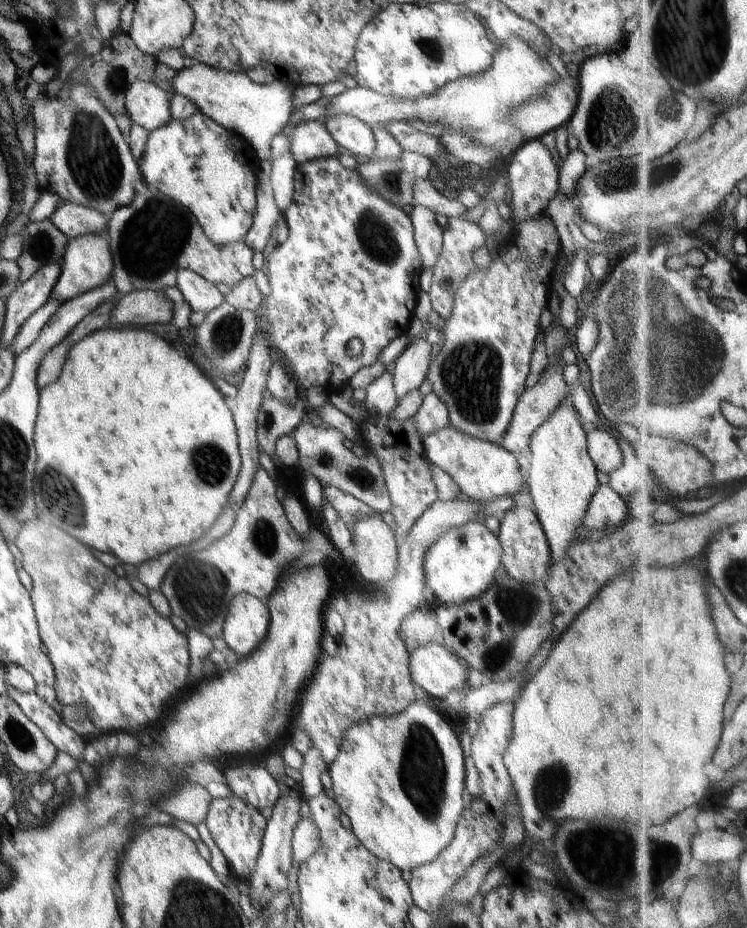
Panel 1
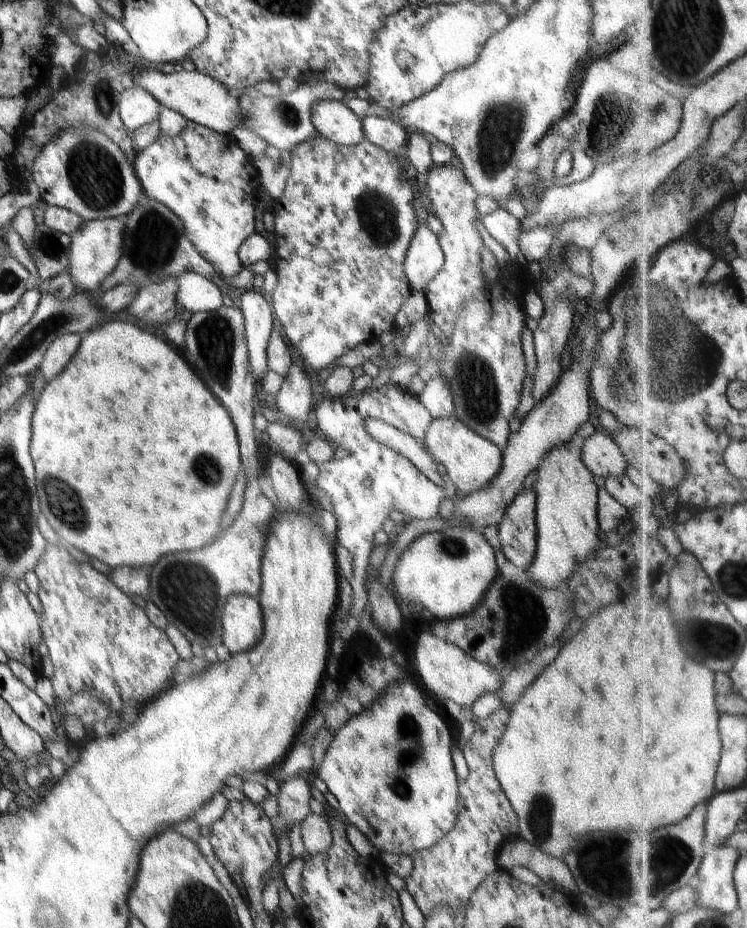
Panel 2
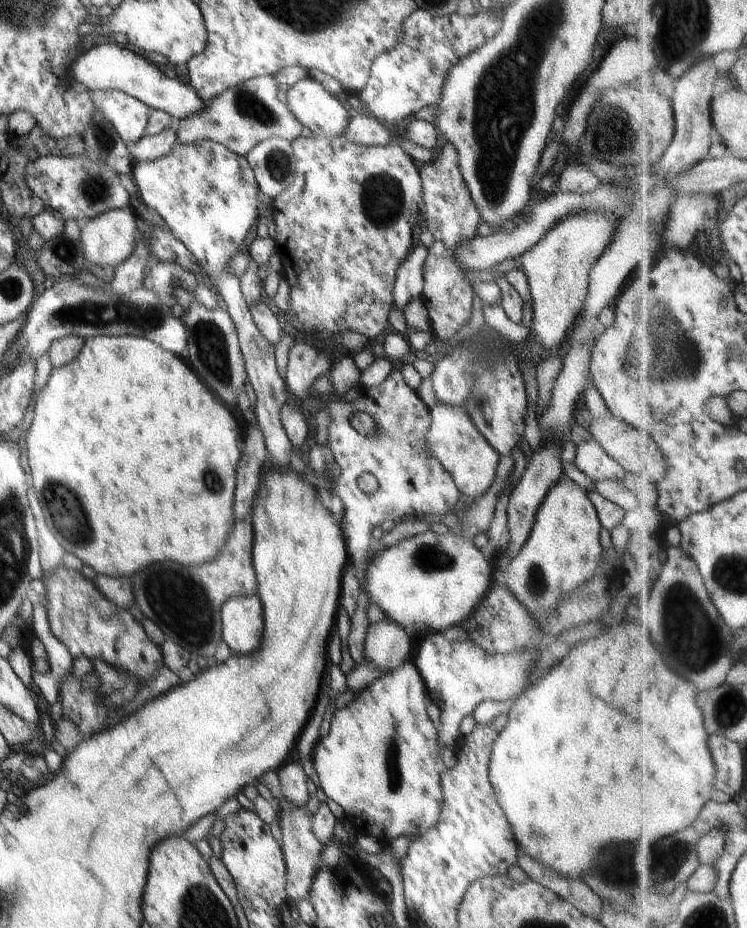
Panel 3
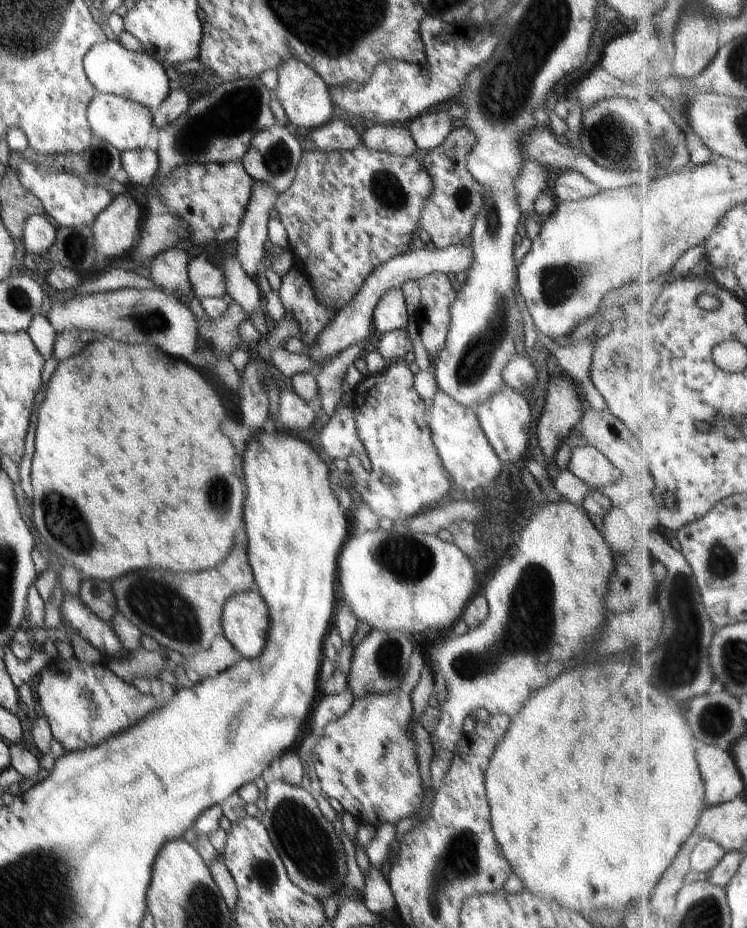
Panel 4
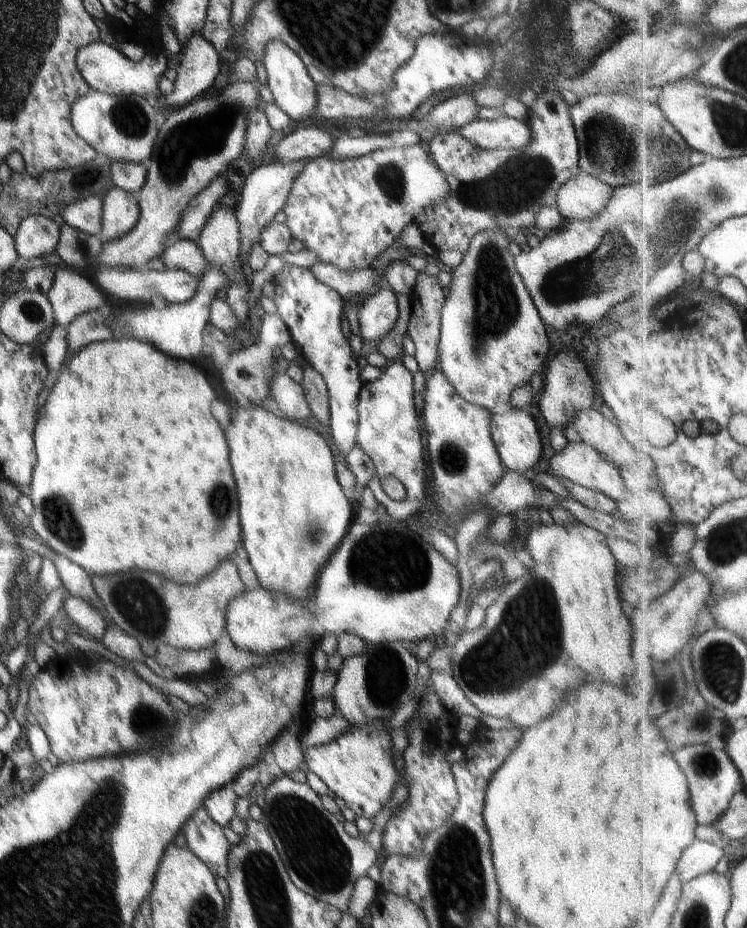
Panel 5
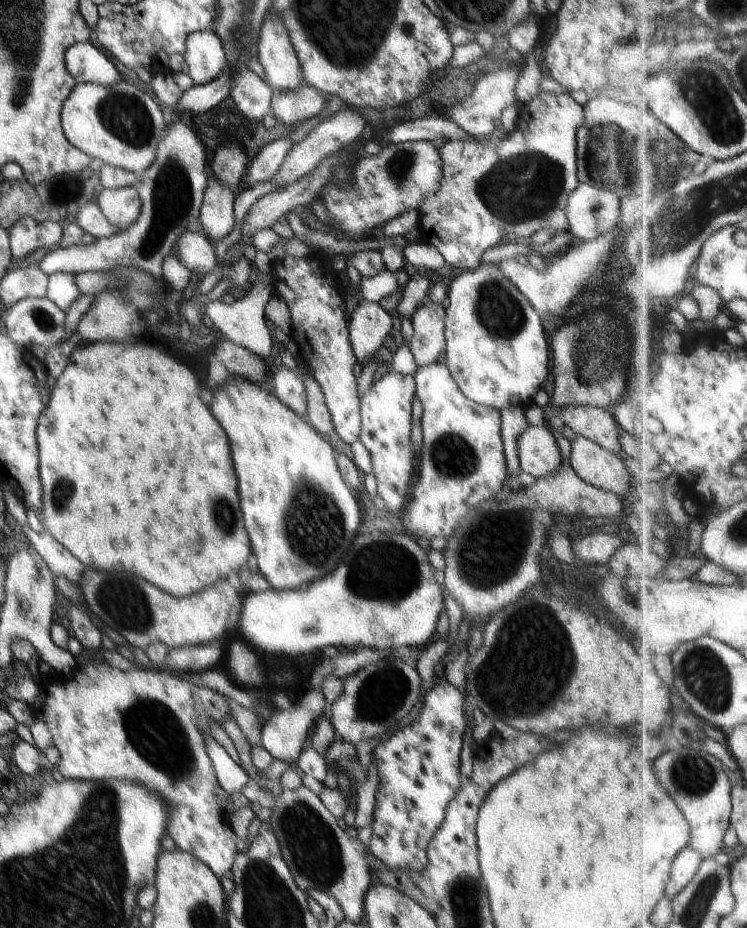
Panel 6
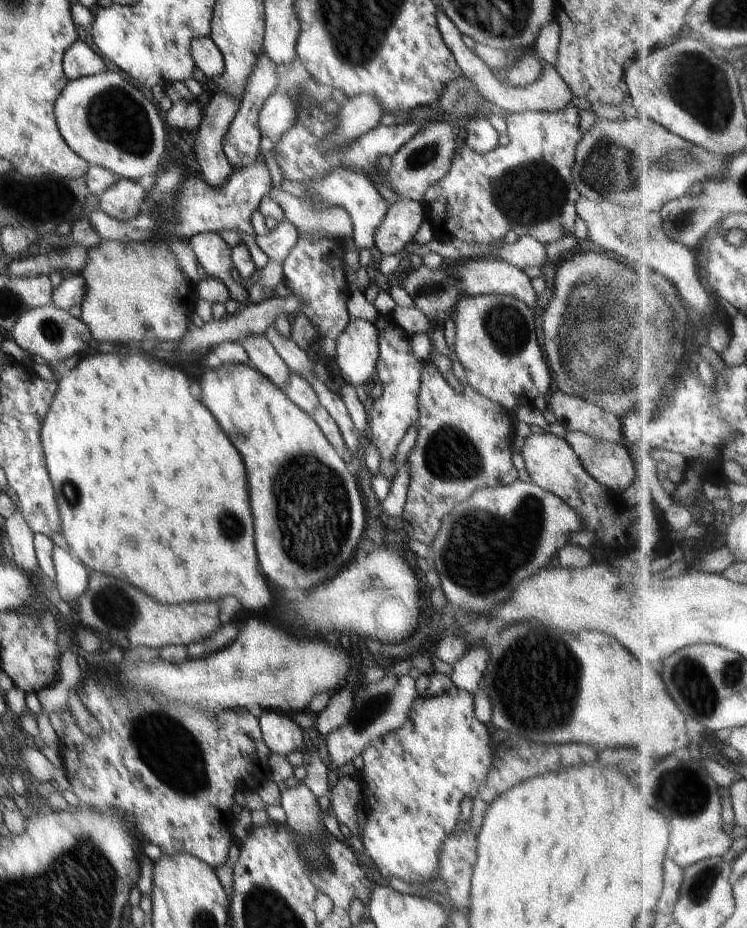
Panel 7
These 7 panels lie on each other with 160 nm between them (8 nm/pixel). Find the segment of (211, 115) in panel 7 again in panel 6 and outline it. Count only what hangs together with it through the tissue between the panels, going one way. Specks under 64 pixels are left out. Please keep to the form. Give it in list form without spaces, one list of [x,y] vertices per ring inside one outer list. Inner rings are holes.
[[[209,170],[208,176],[198,222],[204,227],[201,232],[216,244],[221,238],[228,236],[236,224],[235,198],[234,192],[212,175],[212,170]]]

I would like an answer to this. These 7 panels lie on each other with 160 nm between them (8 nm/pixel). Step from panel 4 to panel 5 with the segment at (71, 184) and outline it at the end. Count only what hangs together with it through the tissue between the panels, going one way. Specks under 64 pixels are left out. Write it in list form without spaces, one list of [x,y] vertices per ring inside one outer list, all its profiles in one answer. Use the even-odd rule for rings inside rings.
[[[90,196],[72,203],[60,202],[59,207],[67,225],[97,236],[103,243],[107,241],[107,236],[102,232],[103,206],[100,198]]]

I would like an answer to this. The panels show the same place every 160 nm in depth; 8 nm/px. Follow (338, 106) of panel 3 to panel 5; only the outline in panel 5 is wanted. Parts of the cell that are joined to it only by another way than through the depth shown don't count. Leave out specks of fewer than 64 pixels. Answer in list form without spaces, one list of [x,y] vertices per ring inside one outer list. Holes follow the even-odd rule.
[[[271,40],[264,47],[263,63],[267,72],[266,86],[273,94],[274,102],[291,119],[300,122],[302,118],[307,118],[315,111],[316,106],[316,87],[318,86],[312,78],[300,57],[287,44],[281,40]]]

